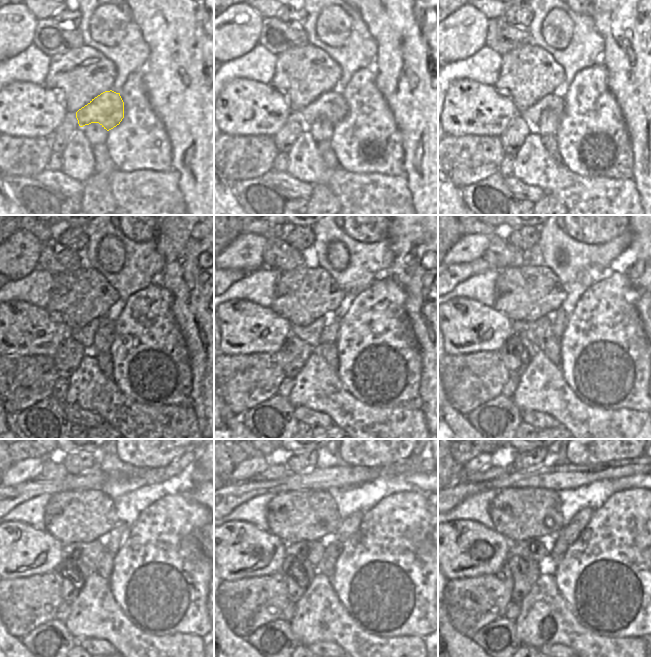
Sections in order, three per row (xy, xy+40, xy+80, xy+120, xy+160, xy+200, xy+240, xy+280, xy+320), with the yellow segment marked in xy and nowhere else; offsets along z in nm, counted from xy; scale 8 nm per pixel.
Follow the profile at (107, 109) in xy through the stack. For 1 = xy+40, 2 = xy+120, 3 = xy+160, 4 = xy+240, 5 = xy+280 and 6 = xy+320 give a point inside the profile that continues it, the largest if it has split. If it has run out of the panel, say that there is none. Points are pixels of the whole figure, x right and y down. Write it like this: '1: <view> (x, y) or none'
1: xy+40 (331, 106)
2: xy+120 (85, 336)
3: xy+160 (310, 334)
4: xy+240 (88, 553)
5: xy+280 (312, 551)
6: xy+320 (533, 549)

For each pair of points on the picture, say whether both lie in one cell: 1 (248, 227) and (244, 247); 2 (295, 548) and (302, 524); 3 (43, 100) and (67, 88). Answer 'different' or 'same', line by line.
1: different
2: different
3: different

